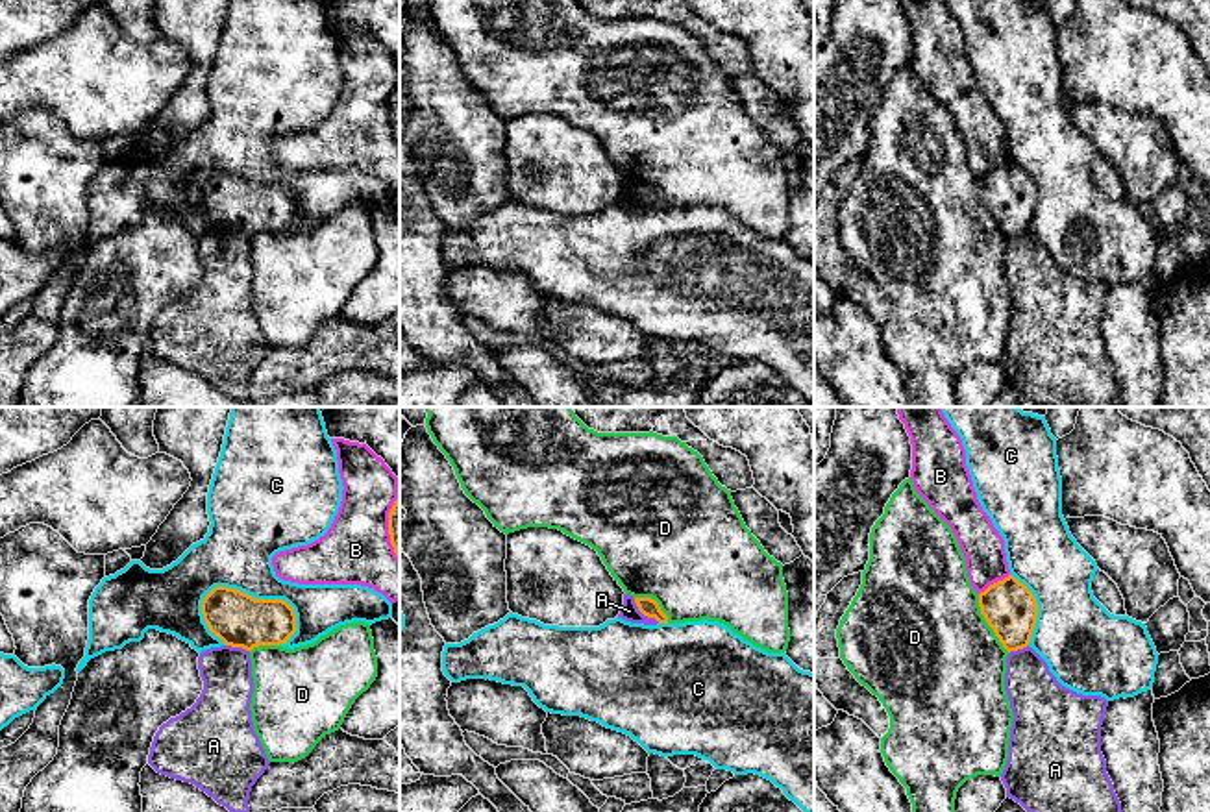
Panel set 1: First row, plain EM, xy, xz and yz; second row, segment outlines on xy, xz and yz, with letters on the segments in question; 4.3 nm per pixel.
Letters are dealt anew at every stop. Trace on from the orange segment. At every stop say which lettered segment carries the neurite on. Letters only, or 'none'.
none

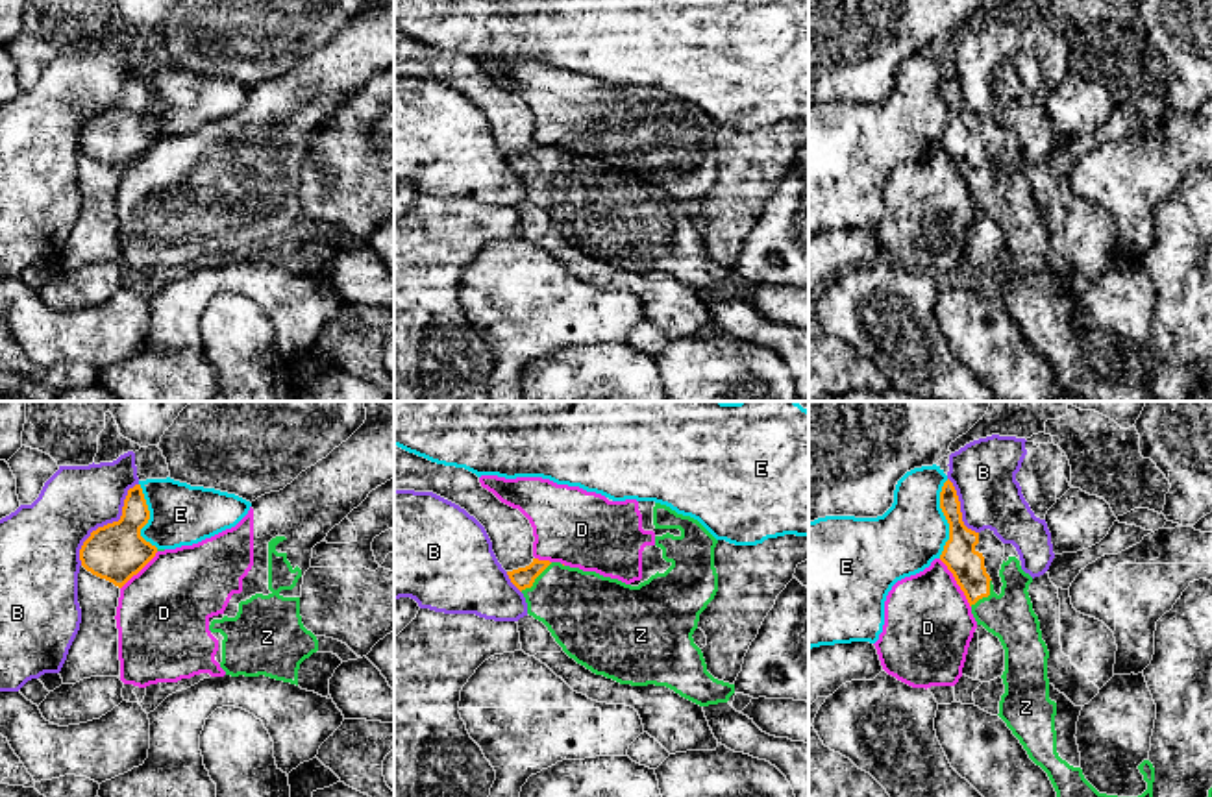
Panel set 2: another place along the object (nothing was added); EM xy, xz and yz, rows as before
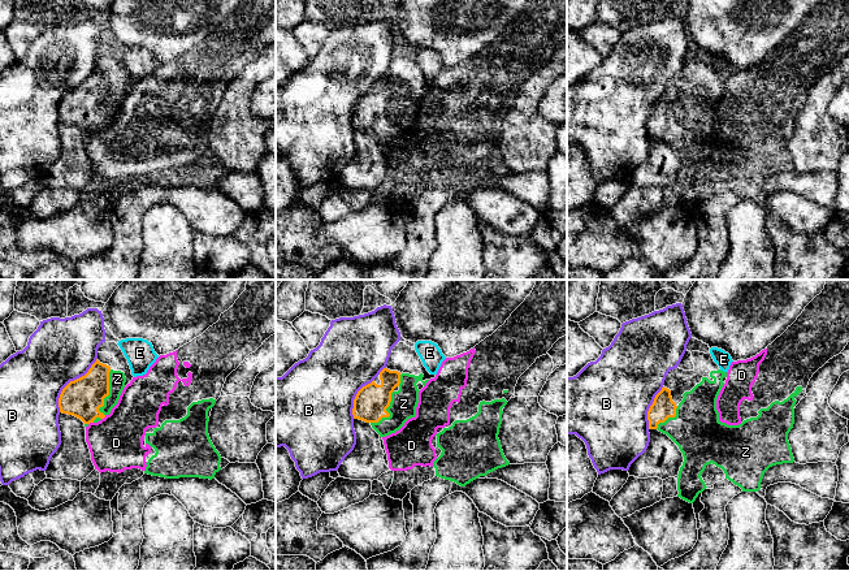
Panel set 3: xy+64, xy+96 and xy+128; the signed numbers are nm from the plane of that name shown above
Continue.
Z

